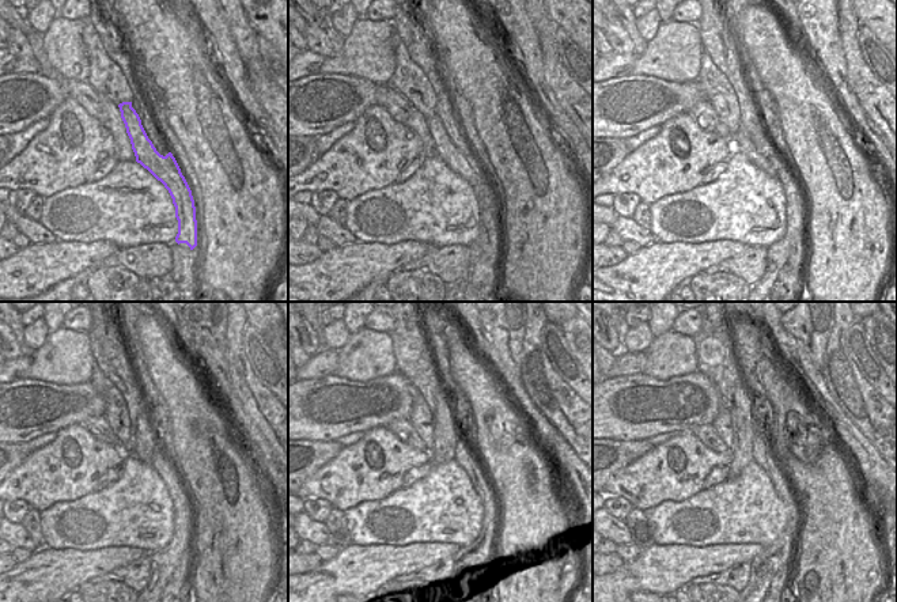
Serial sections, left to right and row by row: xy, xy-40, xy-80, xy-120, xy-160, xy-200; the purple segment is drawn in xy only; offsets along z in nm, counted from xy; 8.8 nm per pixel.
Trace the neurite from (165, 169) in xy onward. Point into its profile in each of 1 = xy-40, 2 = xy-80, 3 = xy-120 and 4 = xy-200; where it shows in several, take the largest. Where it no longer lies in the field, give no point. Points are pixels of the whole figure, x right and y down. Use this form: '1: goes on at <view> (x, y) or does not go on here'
1: goes on at xy-40 (468, 167)
2: goes on at xy-80 (746, 147)
3: goes on at xy-120 (188, 534)
4: goes on at xy-200 (795, 526)

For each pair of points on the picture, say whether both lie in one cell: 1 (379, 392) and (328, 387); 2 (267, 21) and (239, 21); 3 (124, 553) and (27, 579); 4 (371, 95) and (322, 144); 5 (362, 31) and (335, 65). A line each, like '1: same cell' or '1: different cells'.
1: same cell
2: different cells
3: same cell
4: different cells
5: same cell

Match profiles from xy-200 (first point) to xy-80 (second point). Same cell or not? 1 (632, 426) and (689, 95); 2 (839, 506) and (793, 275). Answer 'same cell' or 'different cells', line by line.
1: same cell
2: different cells

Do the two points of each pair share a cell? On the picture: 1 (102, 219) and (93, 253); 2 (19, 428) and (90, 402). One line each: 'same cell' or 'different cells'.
1: different cells
2: same cell

